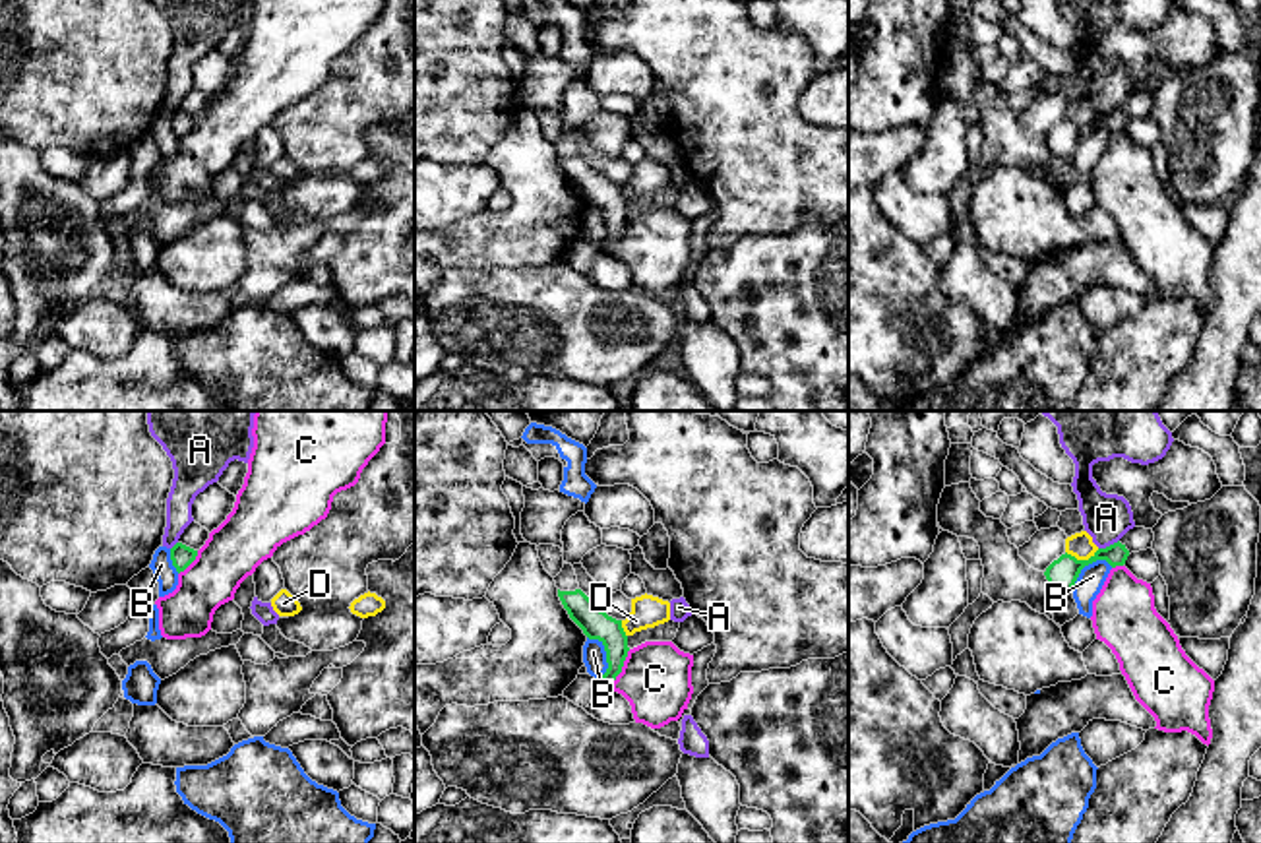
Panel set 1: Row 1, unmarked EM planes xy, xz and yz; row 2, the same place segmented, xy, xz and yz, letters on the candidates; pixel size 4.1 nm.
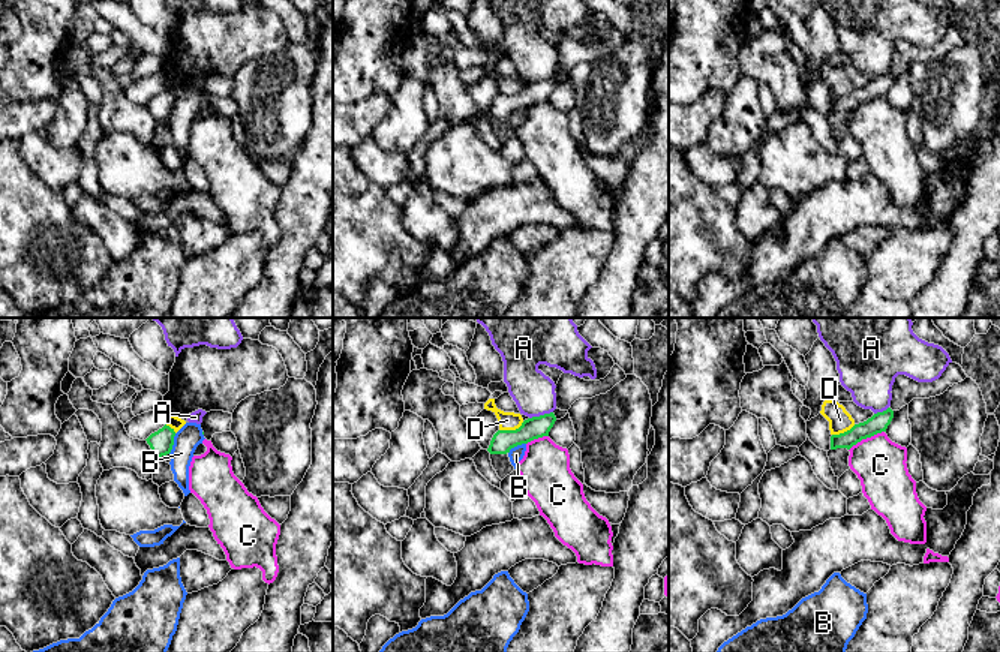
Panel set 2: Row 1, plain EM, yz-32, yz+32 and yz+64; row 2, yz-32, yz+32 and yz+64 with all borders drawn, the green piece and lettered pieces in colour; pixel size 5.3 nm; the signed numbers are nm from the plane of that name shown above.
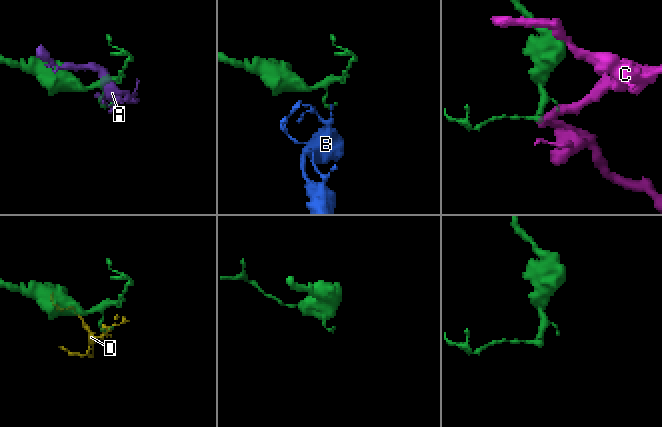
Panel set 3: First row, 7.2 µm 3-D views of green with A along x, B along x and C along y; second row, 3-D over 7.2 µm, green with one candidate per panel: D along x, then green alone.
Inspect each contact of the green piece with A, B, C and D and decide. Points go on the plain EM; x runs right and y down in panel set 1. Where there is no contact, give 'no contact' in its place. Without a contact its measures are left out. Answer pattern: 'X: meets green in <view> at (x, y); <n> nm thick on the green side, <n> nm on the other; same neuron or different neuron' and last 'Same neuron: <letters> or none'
A: meets green in yz at (1110, 111); 130 nm thick on the green side, 200 nm on the other; different neuron
B: meets green in xz at (607, 221); 120 nm thick on the green side, 100 nm on the other; different neuron
C: meets green in xz at (620, 235); 120 nm thick on the green side, 300 nm on the other; different neuron
D: meets green in yz at (1081, 126); 130 nm thick on the green side, 110 nm on the other; different neuron
Same neuron: none

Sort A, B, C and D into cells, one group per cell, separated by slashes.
A / B / C / D

